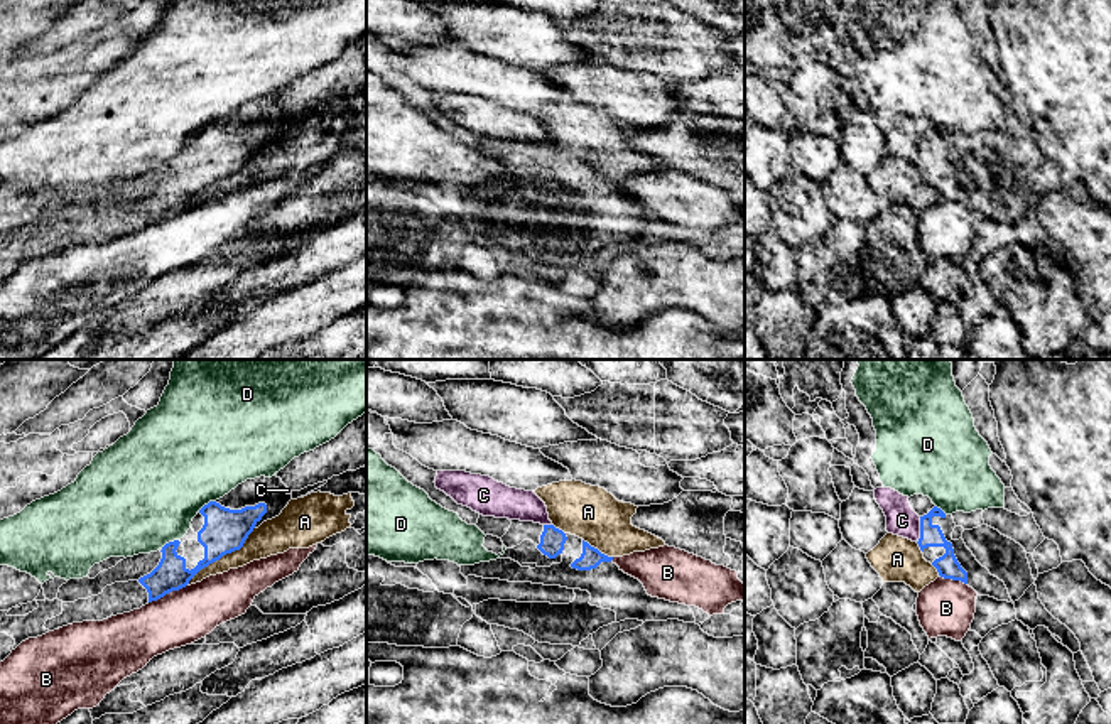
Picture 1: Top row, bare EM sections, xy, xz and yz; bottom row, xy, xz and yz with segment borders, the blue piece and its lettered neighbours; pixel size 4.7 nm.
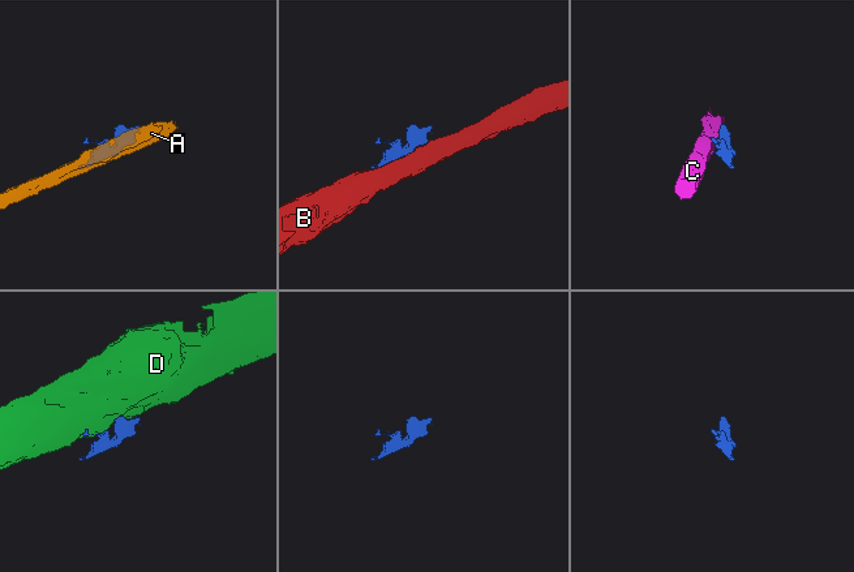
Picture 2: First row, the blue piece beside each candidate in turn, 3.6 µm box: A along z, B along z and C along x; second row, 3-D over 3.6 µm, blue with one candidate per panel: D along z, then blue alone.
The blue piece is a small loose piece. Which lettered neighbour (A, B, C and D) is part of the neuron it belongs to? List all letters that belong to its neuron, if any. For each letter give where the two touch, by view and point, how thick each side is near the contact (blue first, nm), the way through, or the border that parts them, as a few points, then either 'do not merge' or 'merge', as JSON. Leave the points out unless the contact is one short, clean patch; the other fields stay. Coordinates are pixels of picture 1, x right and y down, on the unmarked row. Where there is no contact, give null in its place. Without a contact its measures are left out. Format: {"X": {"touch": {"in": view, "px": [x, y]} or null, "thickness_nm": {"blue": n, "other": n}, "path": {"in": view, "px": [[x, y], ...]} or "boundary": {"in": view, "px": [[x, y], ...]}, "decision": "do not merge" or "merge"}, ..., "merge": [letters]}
{"A": {"touch": {"in": "xy", "px": [223, 176]}, "thickness_nm": {"blue": 220, "other": 170}, "decision": "do not merge"}, "B": {"touch": {"in": "xy", "px": [168, 215]}, "thickness_nm": {"blue": 160, "other": 260}, "decision": "do not merge"}, "C": {"touch": {"in": "yz", "px": [921, 152]}, "thickness_nm": {"blue": 110, "other": 150}, "decision": "do not merge"}, "D": {"touch": {"in": "xy", "px": [208, 125]}, "thickness_nm": {"blue": 220, "other": 500}, "decision": "do not merge"}, "merge": []}

